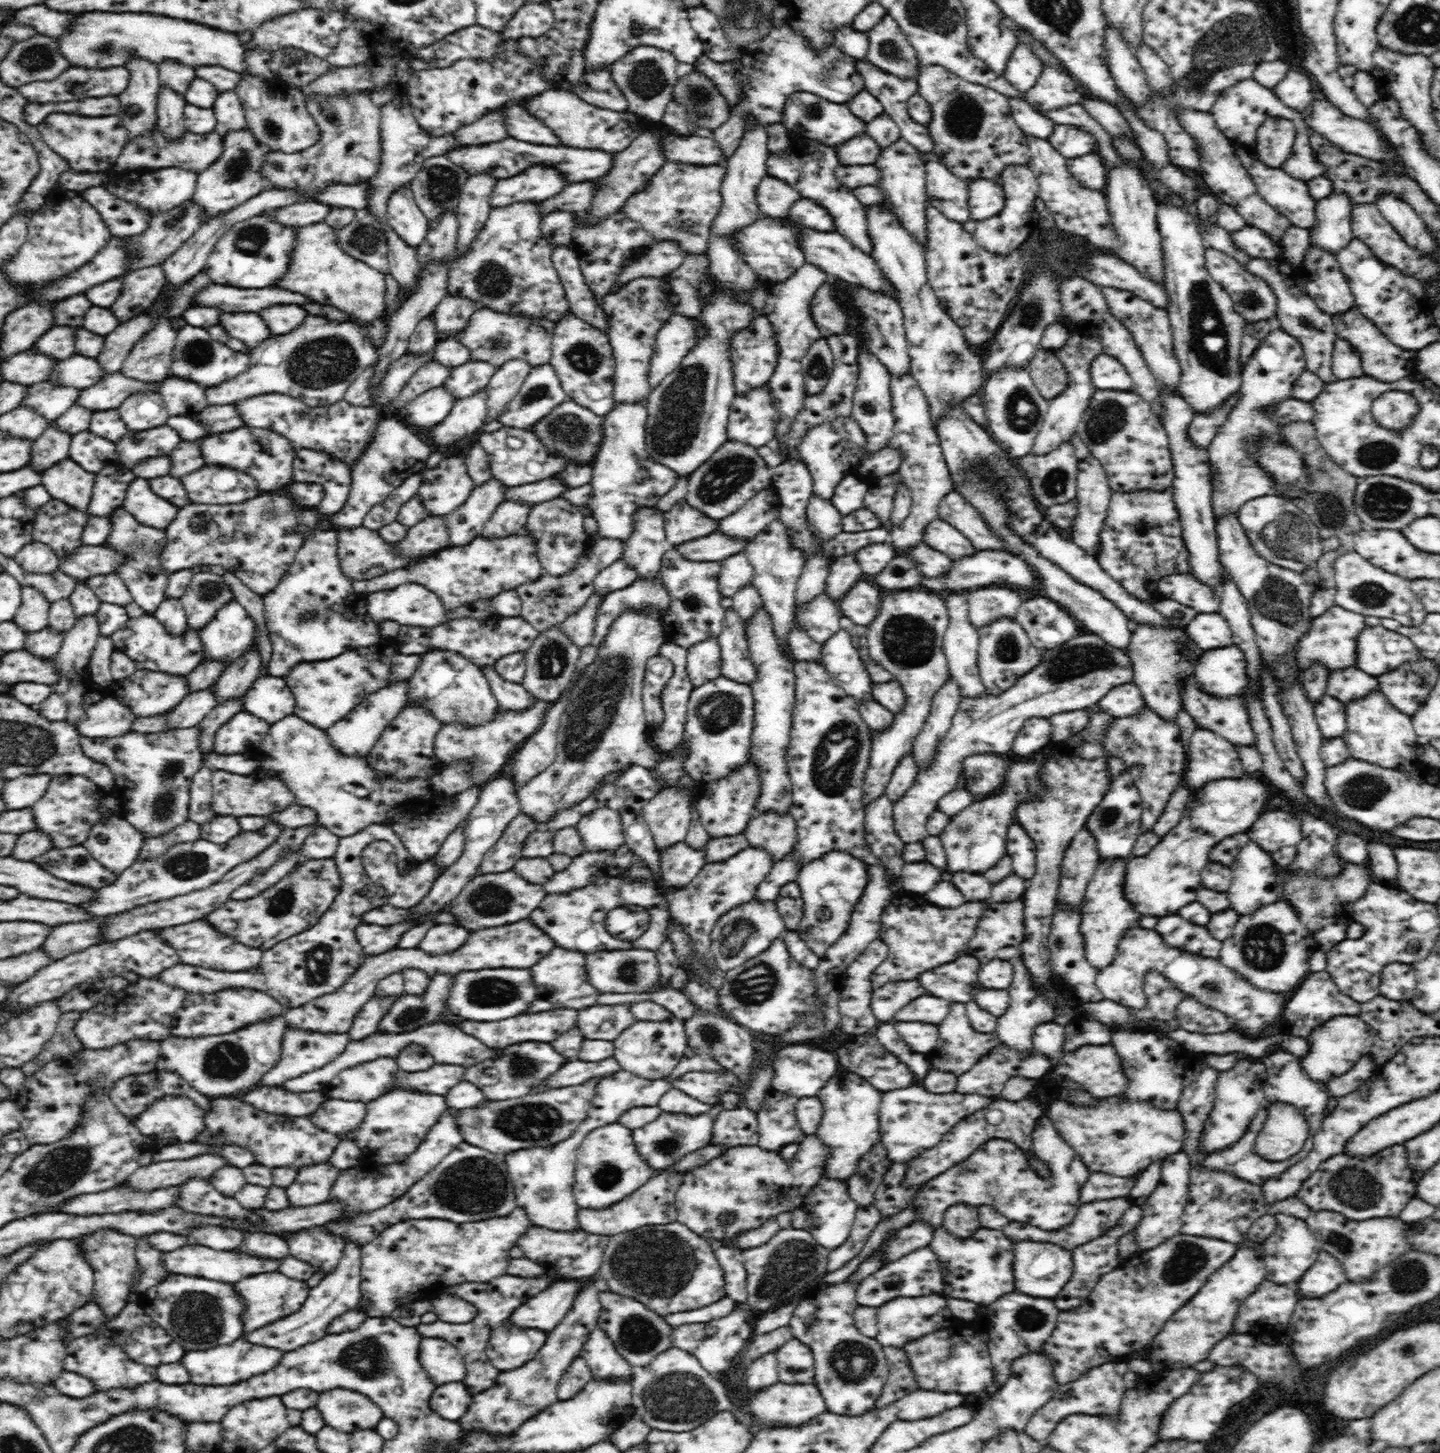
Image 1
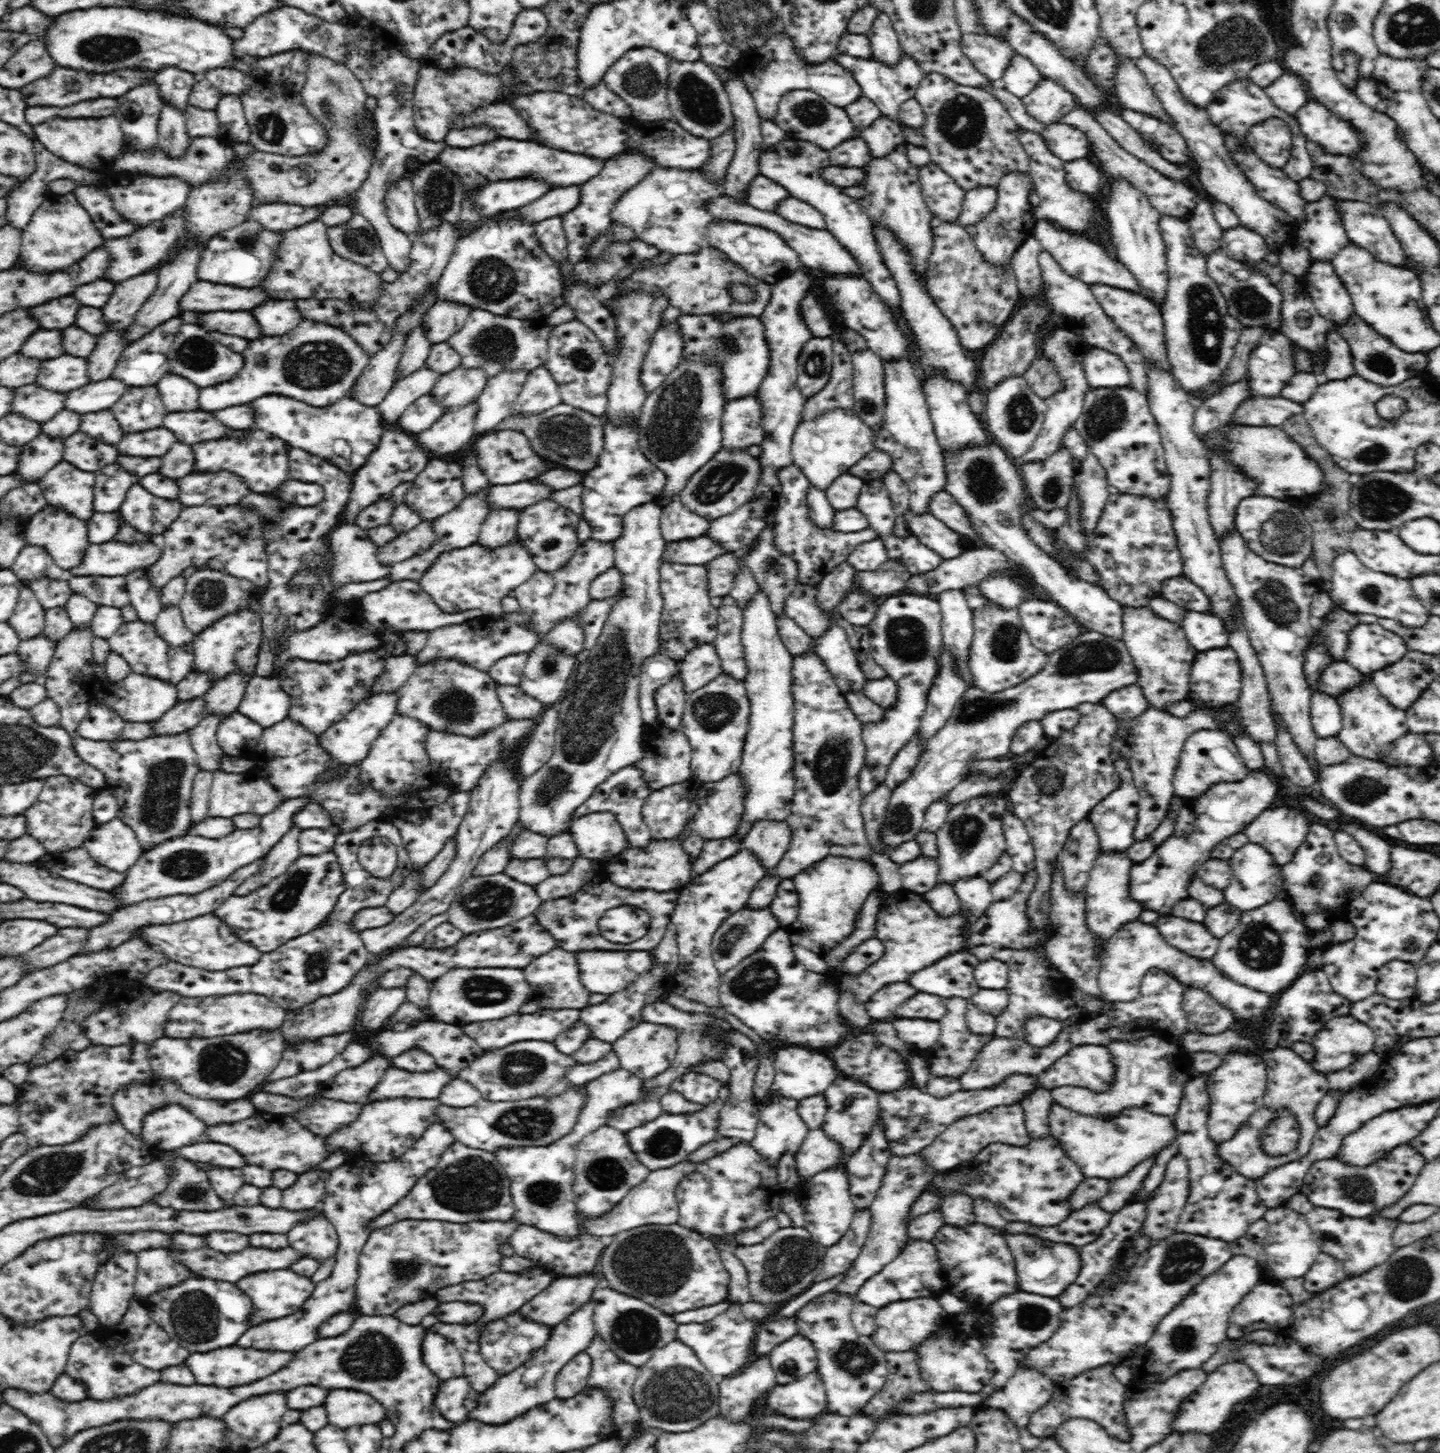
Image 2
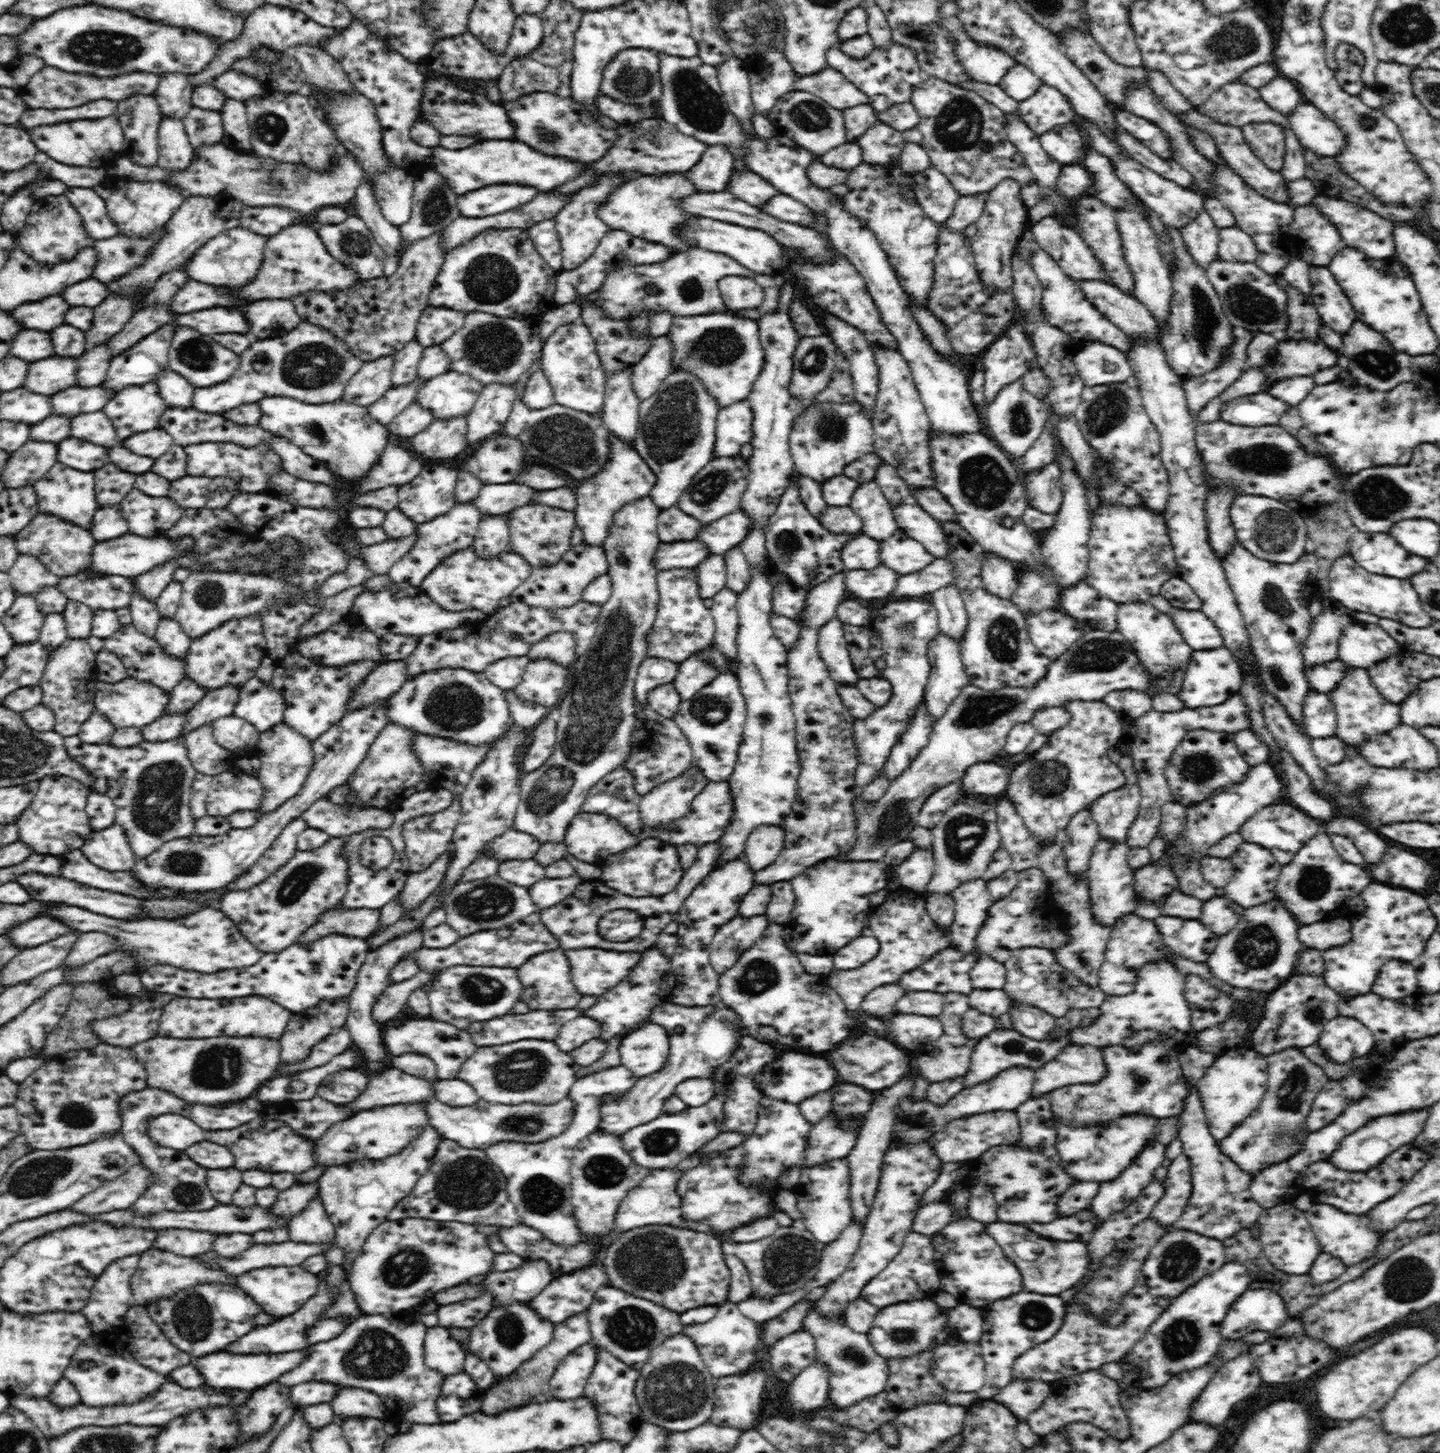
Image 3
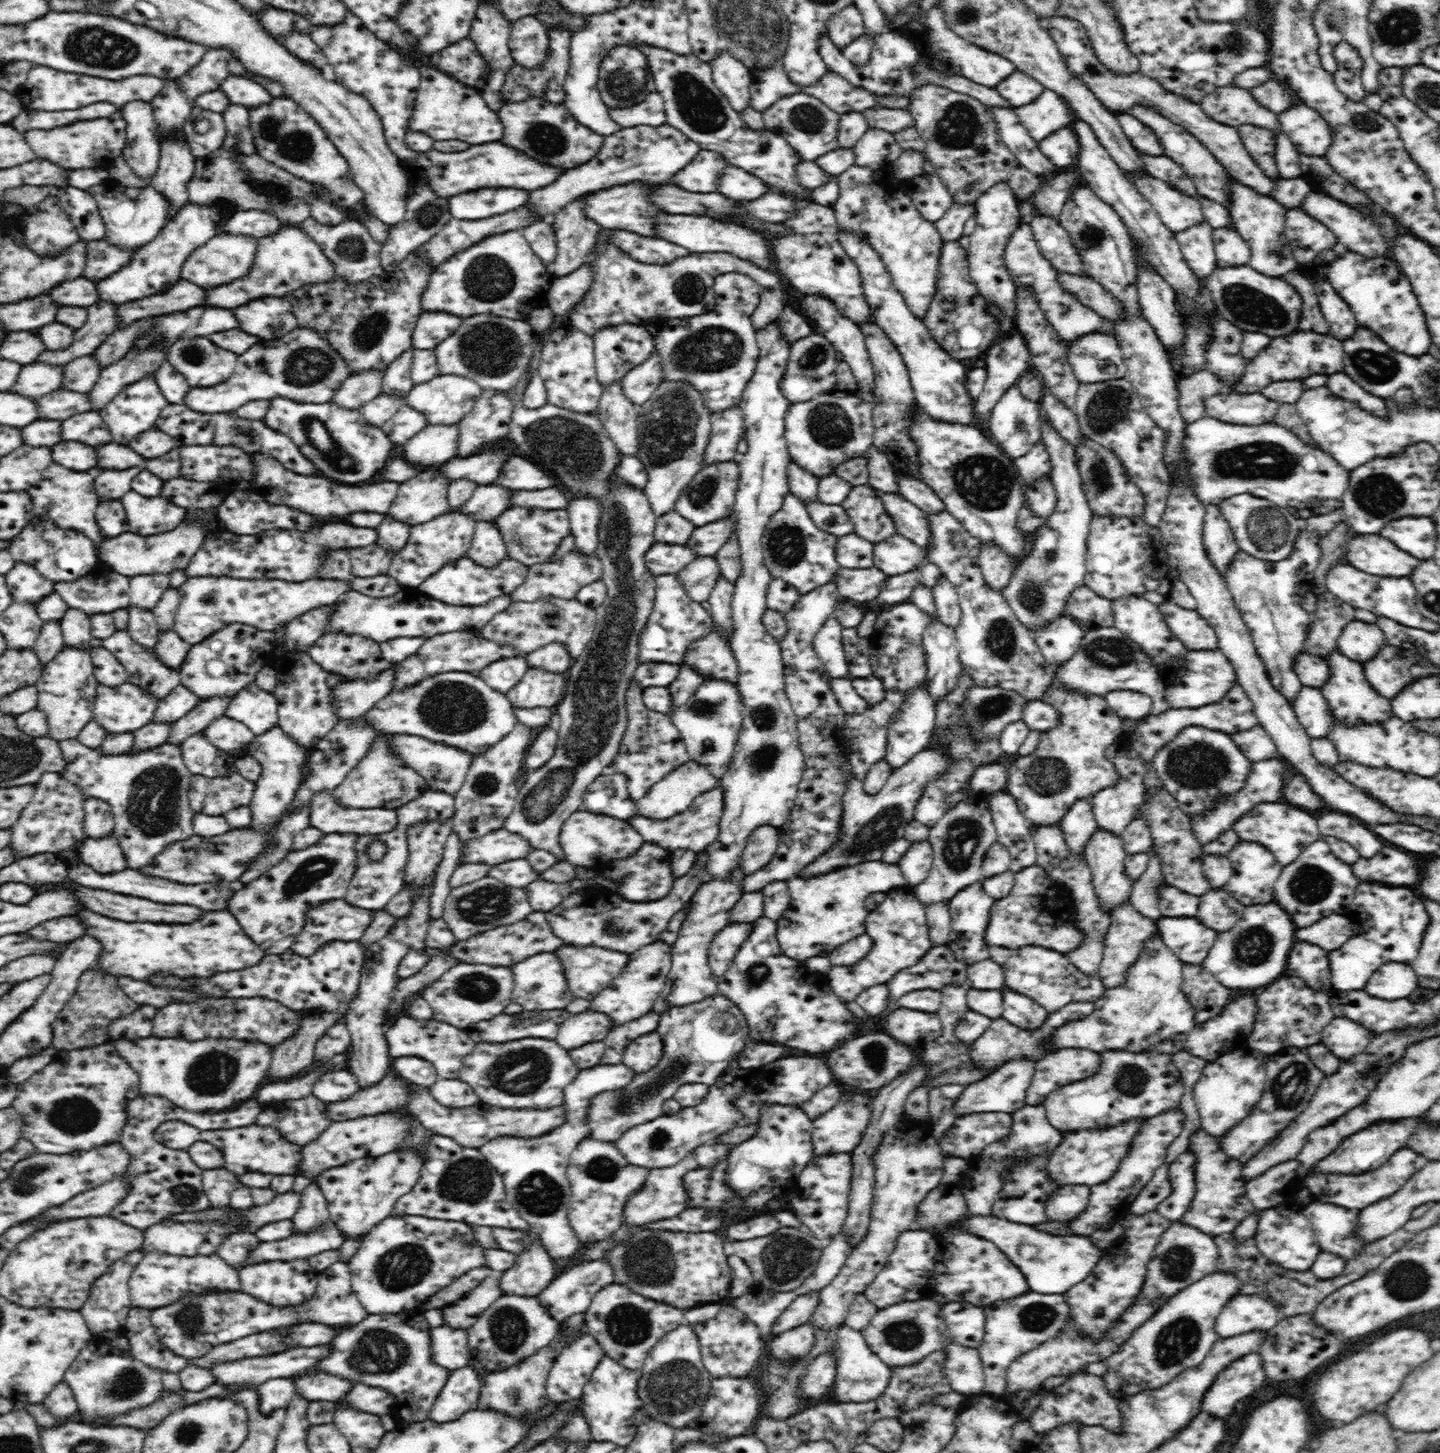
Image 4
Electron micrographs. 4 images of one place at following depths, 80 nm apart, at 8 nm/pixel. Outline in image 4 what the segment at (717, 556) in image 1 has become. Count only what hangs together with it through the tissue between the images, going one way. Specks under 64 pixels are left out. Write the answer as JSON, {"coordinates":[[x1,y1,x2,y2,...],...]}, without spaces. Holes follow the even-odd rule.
{"coordinates":[[652,543,644,555,647,570,654,576,677,574,690,564,697,554,687,544]]}

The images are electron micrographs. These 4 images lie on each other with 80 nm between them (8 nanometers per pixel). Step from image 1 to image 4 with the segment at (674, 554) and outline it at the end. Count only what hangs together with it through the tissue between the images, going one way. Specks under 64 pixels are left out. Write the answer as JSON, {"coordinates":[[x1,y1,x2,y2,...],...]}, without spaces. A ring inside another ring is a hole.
{"coordinates":[[677,574,655,576,655,599,653,609,639,634,639,664,644,662,670,662,681,665,685,650,699,638,712,632,713,619,700,602,694,602,687,594]]}

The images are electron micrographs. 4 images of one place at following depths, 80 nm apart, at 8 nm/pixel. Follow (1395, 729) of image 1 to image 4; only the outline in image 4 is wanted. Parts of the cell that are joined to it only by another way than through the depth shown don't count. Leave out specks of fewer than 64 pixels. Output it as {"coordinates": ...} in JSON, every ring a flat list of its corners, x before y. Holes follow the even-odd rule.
{"coordinates":[[1332,651,1323,660,1329,668,1329,681,1326,681,1319,689,1328,701,1332,714,1340,723,1355,725,1356,723,1368,723,1379,725,1379,722,1393,715,1390,699,1376,692,1367,681,1362,663,1345,657,1340,651]]}

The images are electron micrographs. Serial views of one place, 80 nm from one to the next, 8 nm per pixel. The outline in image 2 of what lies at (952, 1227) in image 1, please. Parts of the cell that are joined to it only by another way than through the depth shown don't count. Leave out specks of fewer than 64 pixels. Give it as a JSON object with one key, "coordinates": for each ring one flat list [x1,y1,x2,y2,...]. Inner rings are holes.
{"coordinates":[[951,1190,944,1196,939,1208,946,1226,966,1228,972,1222,978,1223,973,1212,972,1197,958,1190]]}

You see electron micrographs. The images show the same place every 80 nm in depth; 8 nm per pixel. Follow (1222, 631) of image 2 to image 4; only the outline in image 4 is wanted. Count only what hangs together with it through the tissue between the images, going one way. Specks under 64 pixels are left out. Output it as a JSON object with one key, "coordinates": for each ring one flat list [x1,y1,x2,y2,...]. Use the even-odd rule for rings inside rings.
{"coordinates":[[1170,601,1159,604,1170,632,1190,651,1214,650,1217,636,1214,629,1195,611]]}

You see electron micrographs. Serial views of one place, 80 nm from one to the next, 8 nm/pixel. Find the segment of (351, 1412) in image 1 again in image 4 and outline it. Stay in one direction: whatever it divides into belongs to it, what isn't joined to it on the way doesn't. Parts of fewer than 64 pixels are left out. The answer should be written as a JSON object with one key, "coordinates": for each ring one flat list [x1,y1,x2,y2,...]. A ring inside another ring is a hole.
{"coordinates":[[354,1383,344,1400,350,1402,358,1410,382,1416,382,1414,390,1412,394,1396,390,1396,386,1390,378,1387,368,1386,364,1383]]}

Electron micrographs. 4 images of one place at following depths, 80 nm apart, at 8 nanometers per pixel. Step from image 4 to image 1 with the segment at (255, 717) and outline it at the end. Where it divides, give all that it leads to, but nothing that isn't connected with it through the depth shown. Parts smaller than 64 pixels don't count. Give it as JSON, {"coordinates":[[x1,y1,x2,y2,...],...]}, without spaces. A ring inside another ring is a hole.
{"coordinates":[[263,673,243,696,243,710,274,724,285,716,292,715,295,698,282,677]]}

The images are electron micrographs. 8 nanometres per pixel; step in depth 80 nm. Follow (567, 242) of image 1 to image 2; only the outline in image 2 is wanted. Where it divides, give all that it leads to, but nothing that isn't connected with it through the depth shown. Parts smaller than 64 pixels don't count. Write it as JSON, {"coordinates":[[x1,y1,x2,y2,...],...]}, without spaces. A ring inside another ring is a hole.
{"coordinates":[[561,216,542,220,534,225,535,235,542,249,554,261,554,265,560,267,561,263,568,256,567,240,562,226]]}

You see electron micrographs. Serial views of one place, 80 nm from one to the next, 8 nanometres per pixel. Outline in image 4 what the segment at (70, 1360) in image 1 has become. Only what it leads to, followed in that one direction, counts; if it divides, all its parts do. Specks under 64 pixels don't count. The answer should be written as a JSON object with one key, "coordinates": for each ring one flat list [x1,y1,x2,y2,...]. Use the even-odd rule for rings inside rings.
{"coordinates":[[88,1348,81,1351,75,1362,64,1374,63,1380,74,1390,74,1396,77,1402,77,1412,87,1416,83,1420,84,1424,100,1425,100,1420,114,1418,118,1414,126,1414,128,1410,136,1410,156,1402,163,1392,161,1371,149,1367,140,1362,140,1360,123,1352,116,1353,111,1350,103,1351,100,1349,97,1353,90,1352]]}

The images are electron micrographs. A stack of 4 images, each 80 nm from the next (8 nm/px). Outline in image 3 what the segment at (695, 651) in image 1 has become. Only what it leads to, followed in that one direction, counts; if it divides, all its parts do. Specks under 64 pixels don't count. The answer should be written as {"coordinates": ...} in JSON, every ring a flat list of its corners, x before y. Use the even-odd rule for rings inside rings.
{"coordinates":[[701,651,694,652,690,658,679,664,678,674,673,680,677,694,682,701,692,698,696,692,704,688,720,672,701,658]]}

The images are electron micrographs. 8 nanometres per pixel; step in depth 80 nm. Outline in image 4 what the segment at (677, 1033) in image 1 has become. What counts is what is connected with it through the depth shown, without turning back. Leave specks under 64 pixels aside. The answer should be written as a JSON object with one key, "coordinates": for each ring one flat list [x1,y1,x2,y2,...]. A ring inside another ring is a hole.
{"coordinates":[[656,1030,650,1034,642,1034,626,1044,622,1062,629,1066,635,1074,645,1073,654,1068,662,1058,663,1046,663,1037]]}

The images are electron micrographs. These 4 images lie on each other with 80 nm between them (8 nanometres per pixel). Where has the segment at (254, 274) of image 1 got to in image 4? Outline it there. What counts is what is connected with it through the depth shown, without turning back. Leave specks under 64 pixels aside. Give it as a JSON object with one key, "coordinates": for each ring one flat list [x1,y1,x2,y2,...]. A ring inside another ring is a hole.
{"coordinates":[[226,233,216,235,194,250,190,258,184,262,180,277,202,287,202,289,210,289,228,284,228,282,236,282,236,280,244,278,252,270,252,264,256,262,256,245,258,245,258,238,252,236]]}

